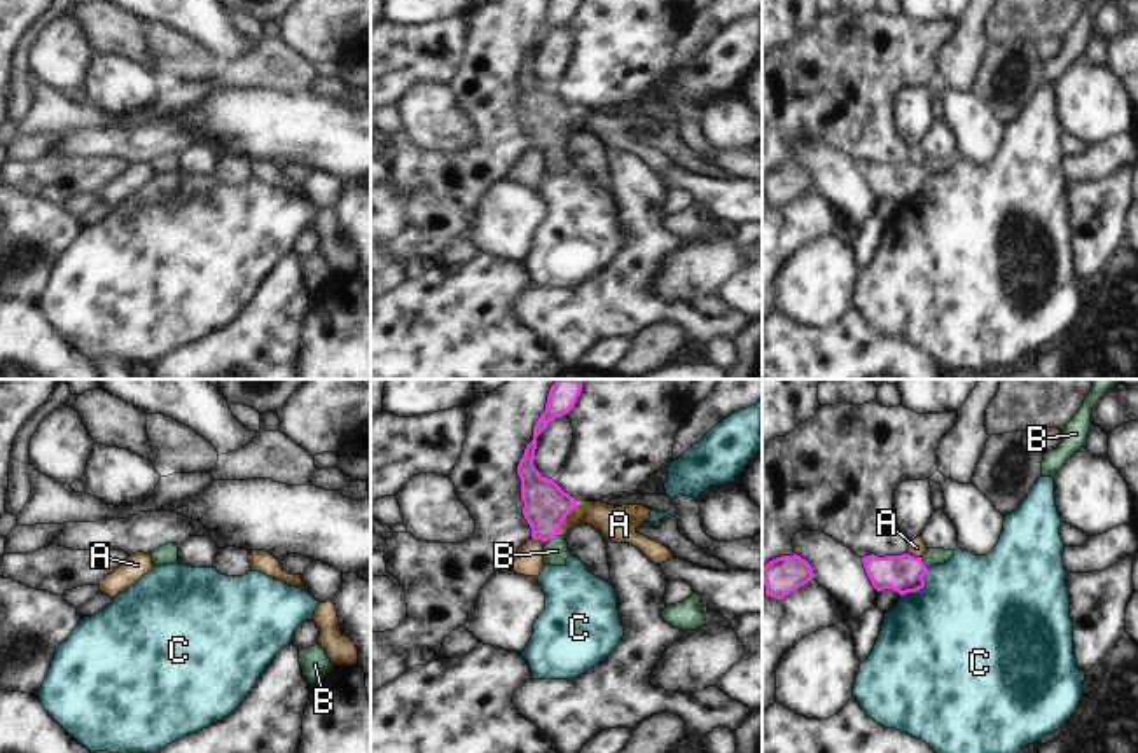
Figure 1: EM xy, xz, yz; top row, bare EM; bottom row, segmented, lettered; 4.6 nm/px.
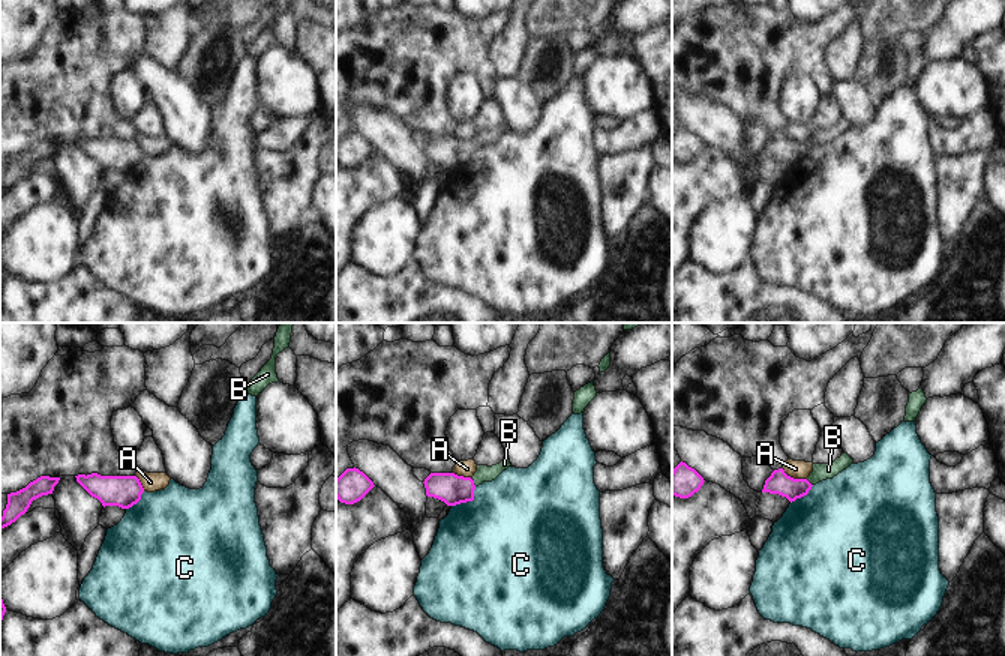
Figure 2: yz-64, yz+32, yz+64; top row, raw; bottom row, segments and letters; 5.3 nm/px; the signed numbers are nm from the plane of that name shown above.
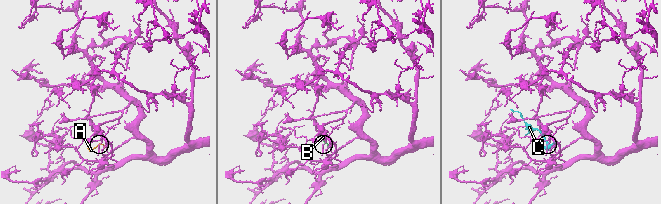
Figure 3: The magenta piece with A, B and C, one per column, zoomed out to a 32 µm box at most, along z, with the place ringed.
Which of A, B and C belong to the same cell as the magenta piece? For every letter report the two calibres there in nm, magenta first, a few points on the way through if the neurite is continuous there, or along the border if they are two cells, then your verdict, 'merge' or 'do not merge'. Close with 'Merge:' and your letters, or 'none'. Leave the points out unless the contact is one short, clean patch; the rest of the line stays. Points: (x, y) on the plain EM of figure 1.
A: 200/160 nm | along xz (577, 110), (556, 144) | do not merge
B: 200/120 nm | across xz (546, 114), (546, 138), (551, 145), (556, 159) | merge
C: 180/480 nm | along yz (929, 179), (922, 196), (901, 205) | do not merge
Merge: B

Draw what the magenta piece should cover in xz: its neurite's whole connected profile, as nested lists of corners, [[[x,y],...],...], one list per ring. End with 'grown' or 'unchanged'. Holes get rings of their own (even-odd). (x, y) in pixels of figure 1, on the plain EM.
[[[549,0],[545,19],[533,35],[533,49],[526,54],[517,73],[521,108],[524,112],[523,124],[531,136],[531,147],[544,150],[545,175],[565,175],[572,164],[565,145],[559,145],[558,140],[577,108],[565,101],[552,87],[542,86],[535,77],[537,45],[552,28],[568,23],[579,3],[580,0]]]; grown

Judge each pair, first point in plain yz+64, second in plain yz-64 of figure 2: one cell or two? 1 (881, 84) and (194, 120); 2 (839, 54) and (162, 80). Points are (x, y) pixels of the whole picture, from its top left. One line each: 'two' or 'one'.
1: two
2: two

